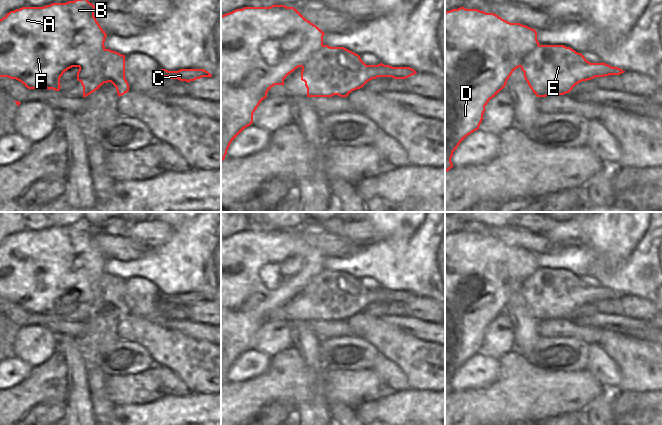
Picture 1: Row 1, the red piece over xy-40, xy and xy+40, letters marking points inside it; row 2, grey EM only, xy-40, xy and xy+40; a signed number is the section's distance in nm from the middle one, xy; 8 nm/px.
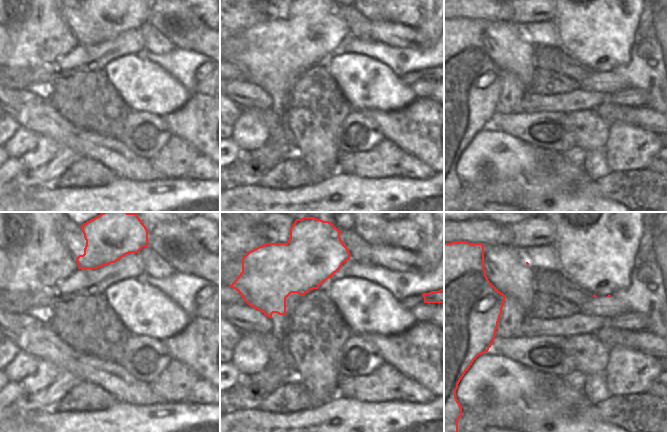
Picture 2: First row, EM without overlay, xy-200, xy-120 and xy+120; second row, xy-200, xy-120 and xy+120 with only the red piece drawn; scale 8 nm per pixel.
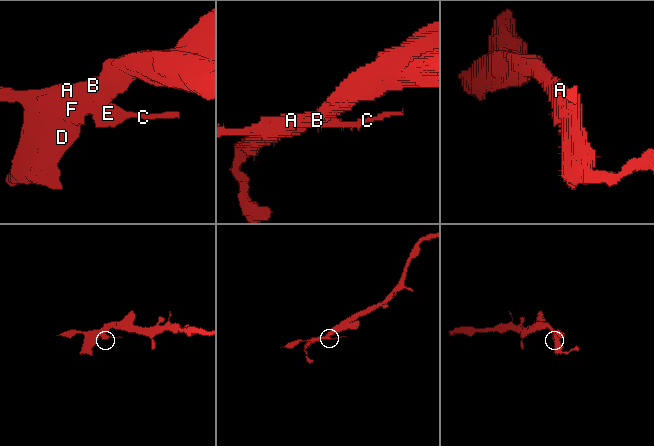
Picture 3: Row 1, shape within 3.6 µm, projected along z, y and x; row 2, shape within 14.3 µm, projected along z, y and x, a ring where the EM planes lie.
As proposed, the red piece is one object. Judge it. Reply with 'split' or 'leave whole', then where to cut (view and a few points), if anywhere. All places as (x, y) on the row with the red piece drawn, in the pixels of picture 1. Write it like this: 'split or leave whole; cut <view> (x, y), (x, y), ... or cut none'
split; cut xy-40 (104, 48), (85, 66), (79, 67)

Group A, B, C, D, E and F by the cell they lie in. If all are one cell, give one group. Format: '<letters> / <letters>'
A B D F / C E

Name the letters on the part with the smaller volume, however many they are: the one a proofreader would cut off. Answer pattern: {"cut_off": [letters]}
{"cut_off": ["C", "E"]}

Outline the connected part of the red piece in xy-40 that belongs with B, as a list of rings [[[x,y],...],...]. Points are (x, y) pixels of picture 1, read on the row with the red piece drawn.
[[[88,0],[52,3],[44,7],[22,7],[0,19],[0,77],[20,81],[28,89],[59,91],[61,76],[72,67],[86,67],[104,49],[107,34],[97,22],[95,6]]]

